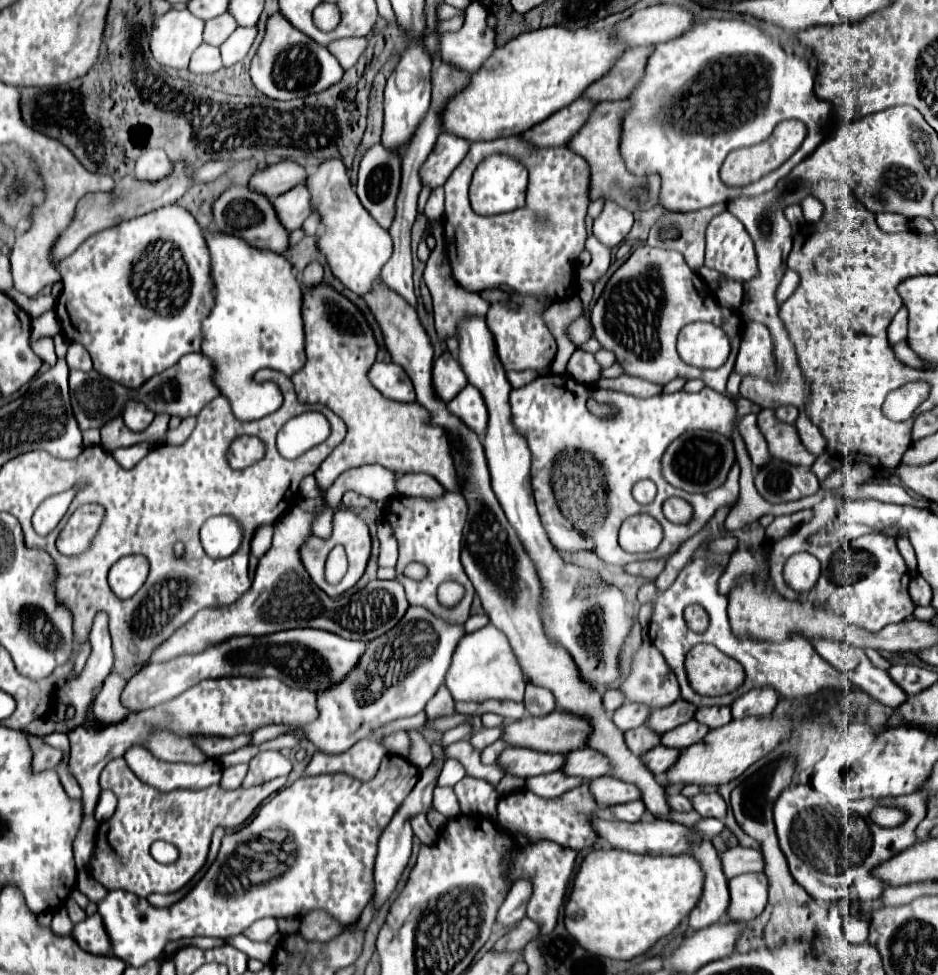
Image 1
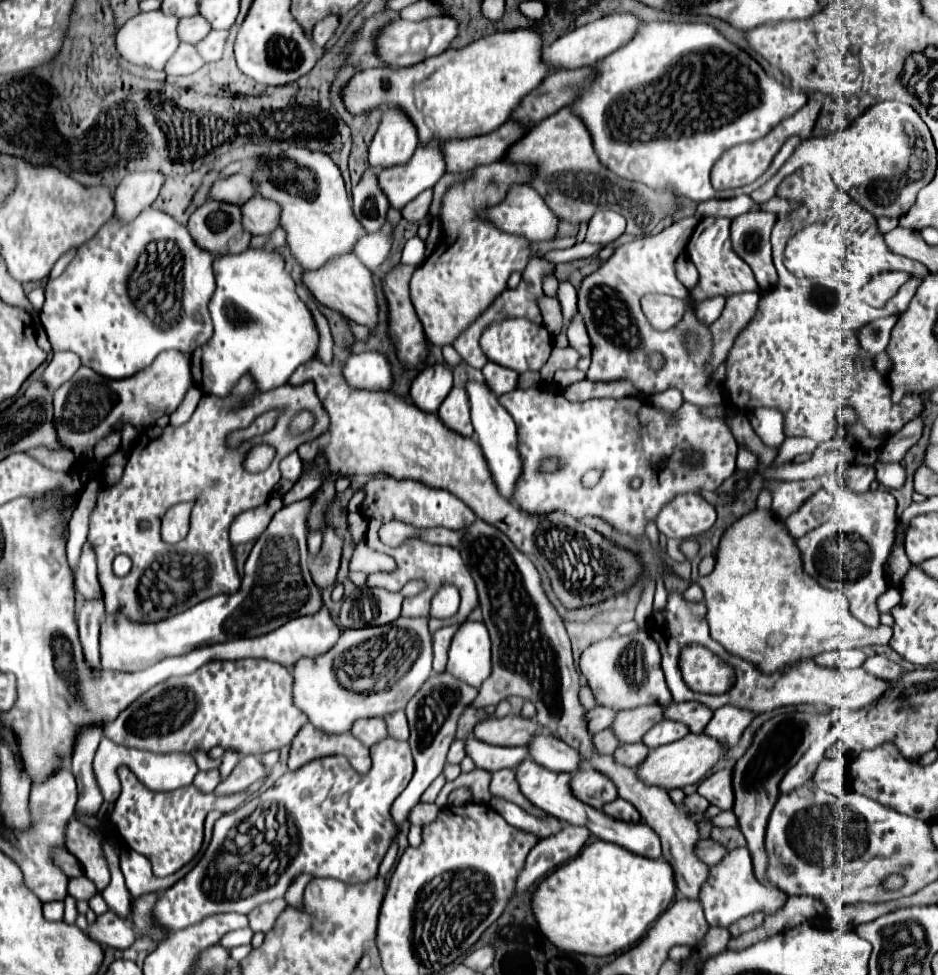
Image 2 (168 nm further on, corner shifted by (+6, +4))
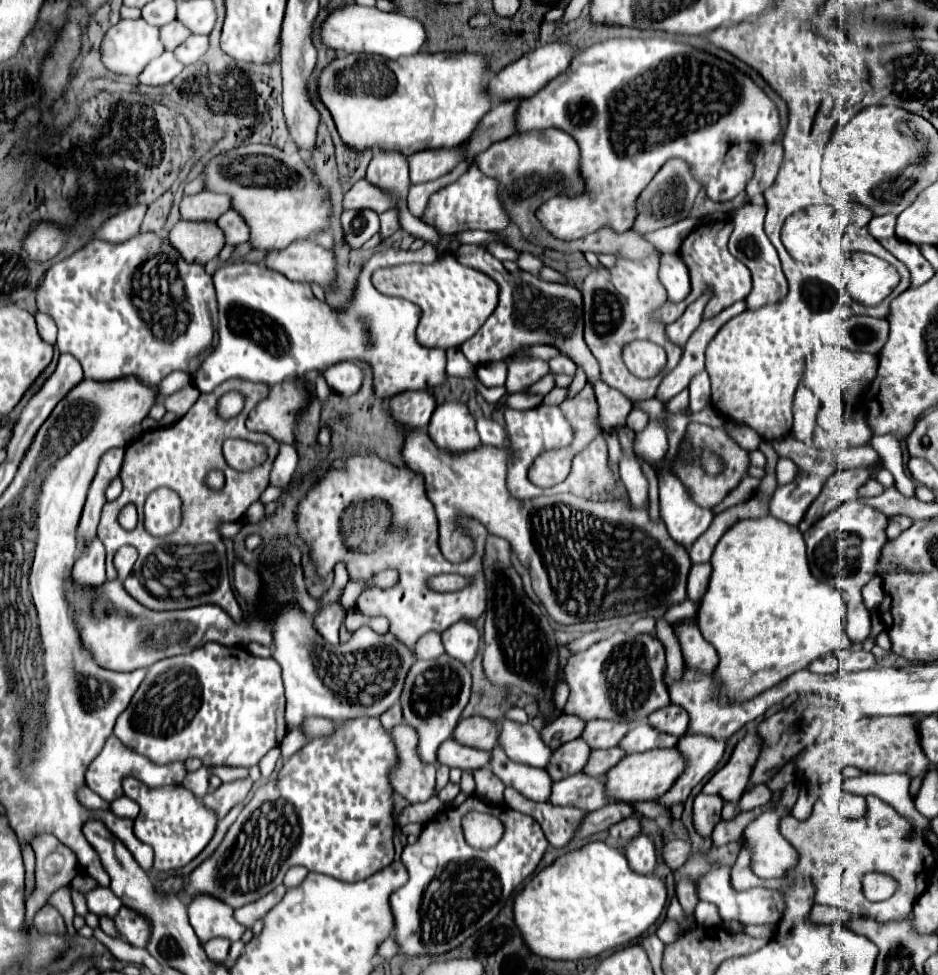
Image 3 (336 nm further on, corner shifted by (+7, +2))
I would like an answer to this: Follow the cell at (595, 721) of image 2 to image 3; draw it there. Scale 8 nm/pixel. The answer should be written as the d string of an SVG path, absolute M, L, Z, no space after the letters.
M560 715L554 721L544 725L544 729L540 731L540 737L544 739L544 743L548 743L548 747L556 749L572 739L578 739L584 725L586 723L576 715Z

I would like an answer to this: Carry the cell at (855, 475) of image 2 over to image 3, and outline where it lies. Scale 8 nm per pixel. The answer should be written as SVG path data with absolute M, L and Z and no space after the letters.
M872 479L872 481L868 481L866 485L860 487L860 495L864 495L864 497L876 497L876 495L880 495L882 491L884 491L884 487L882 487L876 479Z

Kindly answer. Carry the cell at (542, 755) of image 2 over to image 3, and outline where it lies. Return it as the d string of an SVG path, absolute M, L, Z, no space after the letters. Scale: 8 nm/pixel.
M502 719L500 723L500 747L514 763L526 763L532 767L544 769L552 755L552 749L544 745L540 733L532 725L522 725L510 719Z

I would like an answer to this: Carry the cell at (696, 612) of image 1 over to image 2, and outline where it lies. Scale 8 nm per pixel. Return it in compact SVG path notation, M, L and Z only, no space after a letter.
M755 509L737 519L725 531L717 549L715 569L707 577L701 577L699 585L705 591L705 603L709 607L707 623L713 639L719 641L729 653L753 661L765 673L773 673L779 667L803 657L811 659L823 651L859 649L863 645L887 645L893 635L893 629L885 625L877 629L861 625L861 621L849 613L847 597L841 591L829 591L821 587L813 577L803 573L795 539L785 533L785 527L771 511Z

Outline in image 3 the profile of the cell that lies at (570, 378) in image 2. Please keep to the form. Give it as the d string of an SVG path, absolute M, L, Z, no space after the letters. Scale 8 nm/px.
M549 373L543 377L540 381L533 384L527 391L530 394L546 395L554 388L554 377L552 373Z

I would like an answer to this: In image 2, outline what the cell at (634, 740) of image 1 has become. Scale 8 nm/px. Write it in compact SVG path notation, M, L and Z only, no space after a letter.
M605 729L601 733L595 733L593 743L595 743L595 747L601 753L613 753L621 745L621 741L617 741L617 737L613 737L613 731L611 729Z

